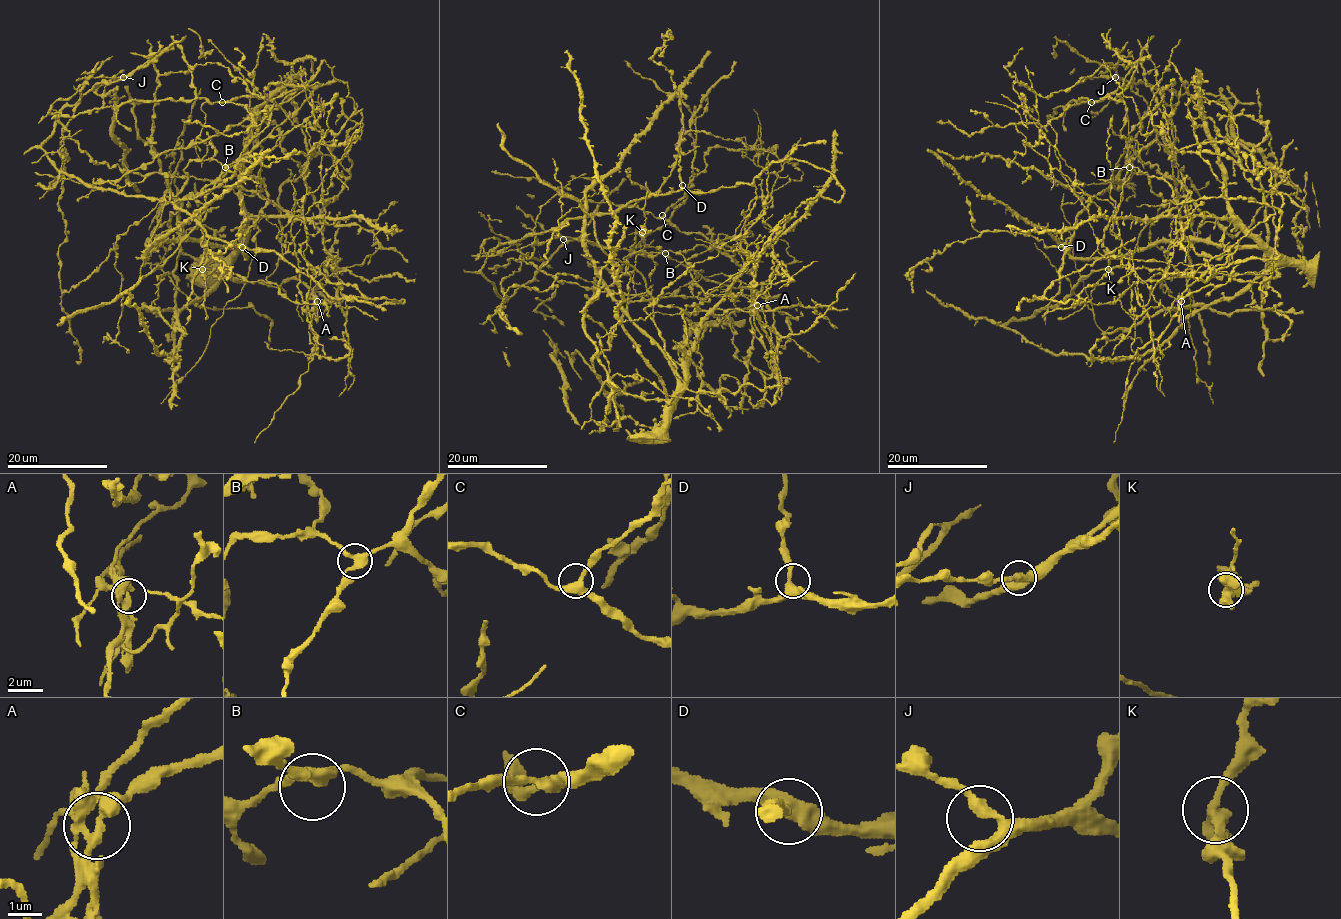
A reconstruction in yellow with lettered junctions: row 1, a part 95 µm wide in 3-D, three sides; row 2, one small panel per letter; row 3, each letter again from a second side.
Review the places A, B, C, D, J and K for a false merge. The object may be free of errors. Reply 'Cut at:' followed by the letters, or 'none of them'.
Cut at: A

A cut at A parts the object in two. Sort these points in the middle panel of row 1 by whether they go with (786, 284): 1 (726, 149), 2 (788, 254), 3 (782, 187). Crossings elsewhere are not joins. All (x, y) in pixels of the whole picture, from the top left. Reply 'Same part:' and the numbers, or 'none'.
Same part: 3

